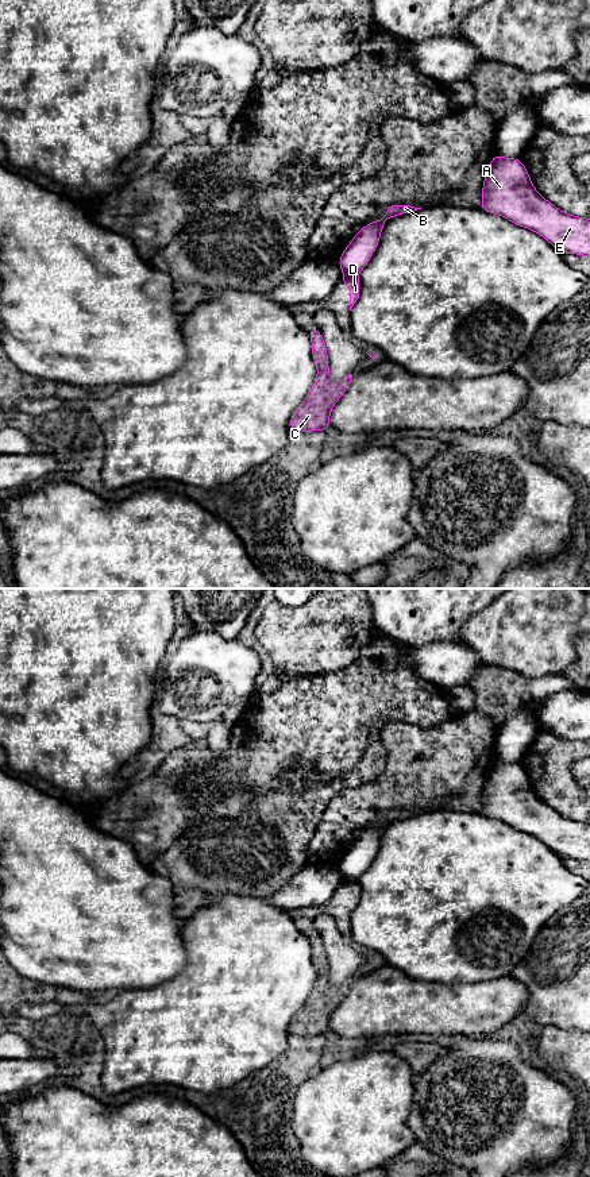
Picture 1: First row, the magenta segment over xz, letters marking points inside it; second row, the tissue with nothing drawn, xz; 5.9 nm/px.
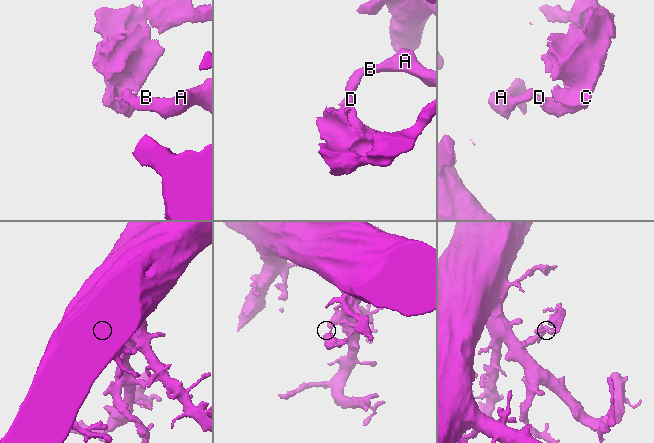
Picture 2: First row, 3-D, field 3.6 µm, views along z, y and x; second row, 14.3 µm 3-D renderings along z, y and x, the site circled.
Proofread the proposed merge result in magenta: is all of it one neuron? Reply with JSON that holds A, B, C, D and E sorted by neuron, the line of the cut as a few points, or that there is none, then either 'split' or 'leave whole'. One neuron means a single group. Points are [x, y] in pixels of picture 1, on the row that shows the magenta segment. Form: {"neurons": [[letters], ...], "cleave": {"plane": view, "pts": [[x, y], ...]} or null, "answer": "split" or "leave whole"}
{"neurons": [["A", "B", "E"], ["C", "D"]], "cleave": {"plane": "xz", "pts": [[344, 274], [355, 277]]}, "answer": "split"}

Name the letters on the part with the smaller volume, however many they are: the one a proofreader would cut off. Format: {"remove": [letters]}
{"remove": ["C", "D"]}

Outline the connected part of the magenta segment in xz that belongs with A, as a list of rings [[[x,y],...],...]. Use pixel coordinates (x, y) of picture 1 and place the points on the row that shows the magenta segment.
[[[493,155],[479,209],[543,236],[562,254],[590,256],[590,219],[566,213],[533,186],[520,158]]]

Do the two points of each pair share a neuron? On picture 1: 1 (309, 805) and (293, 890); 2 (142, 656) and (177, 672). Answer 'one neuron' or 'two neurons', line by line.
1: two neurons
2: two neurons

